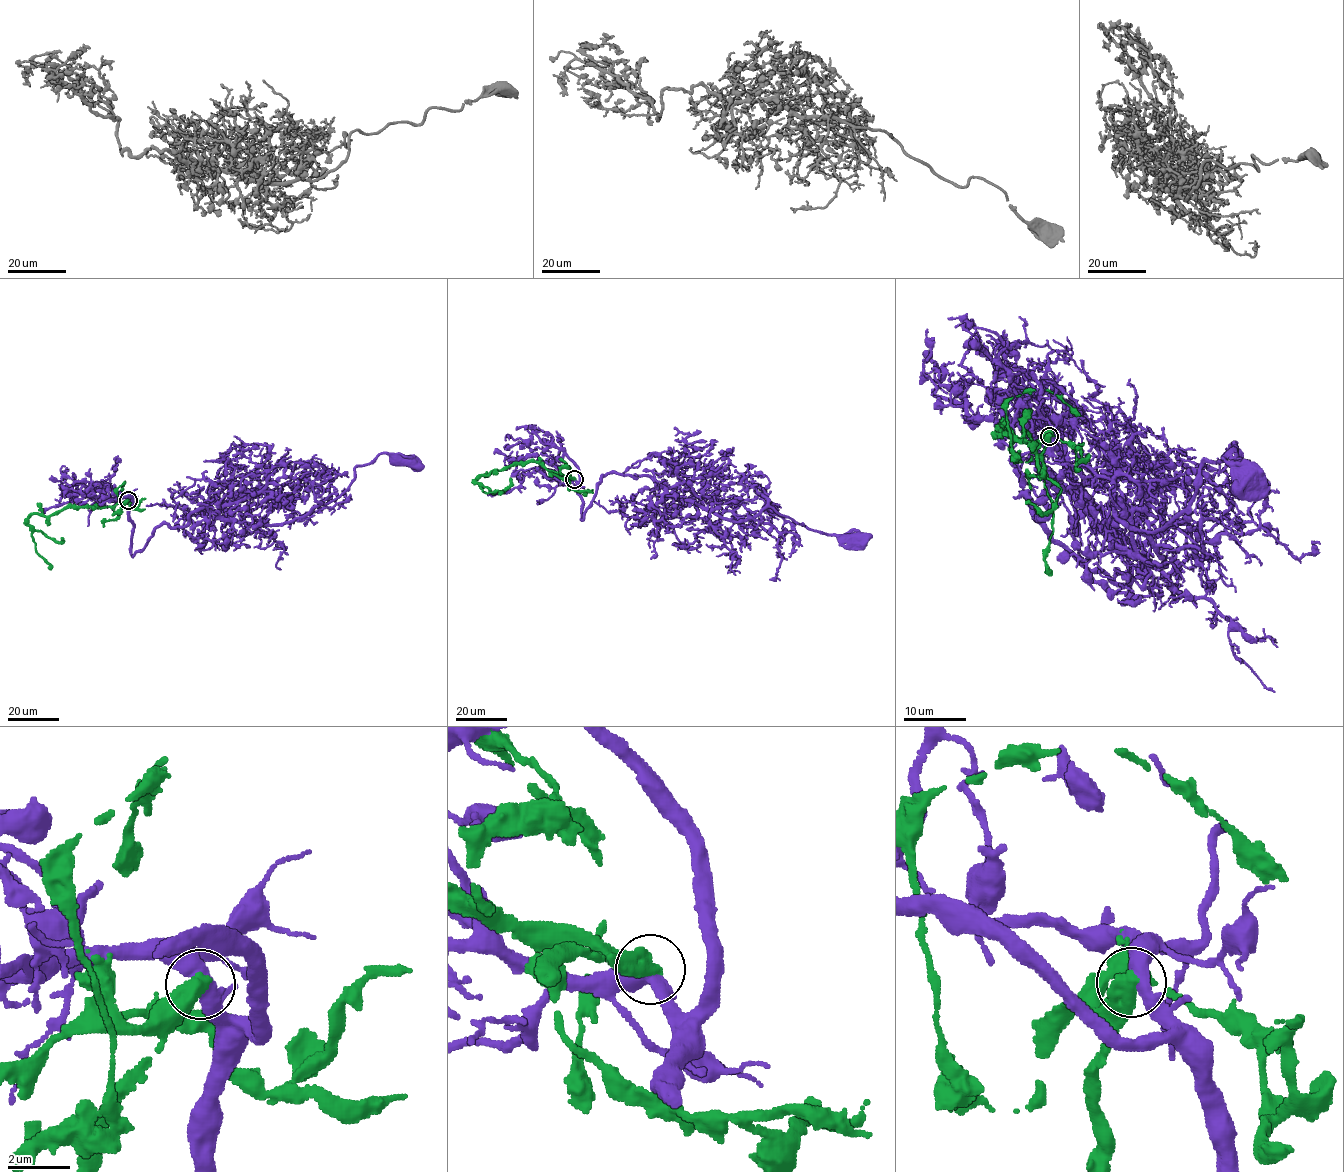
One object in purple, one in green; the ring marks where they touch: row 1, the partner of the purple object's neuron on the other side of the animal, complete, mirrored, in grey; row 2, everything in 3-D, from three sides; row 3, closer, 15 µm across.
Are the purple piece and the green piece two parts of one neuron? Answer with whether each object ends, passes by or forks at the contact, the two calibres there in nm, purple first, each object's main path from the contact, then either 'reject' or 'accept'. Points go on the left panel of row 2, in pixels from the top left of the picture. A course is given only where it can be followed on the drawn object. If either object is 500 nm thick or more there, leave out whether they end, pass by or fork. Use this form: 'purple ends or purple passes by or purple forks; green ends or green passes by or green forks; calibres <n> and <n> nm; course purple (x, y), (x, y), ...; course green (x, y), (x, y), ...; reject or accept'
calibres 480 and 650 nm; course purple (128, 500), (132, 556), (156, 528), (185, 527), (204, 507), (283, 523), (340, 497), (380, 453), (413, 463); course green (128, 500), (113, 506), (67, 507), (48, 516), (33, 513), (27, 523), (35, 551), (50, 569); reject

